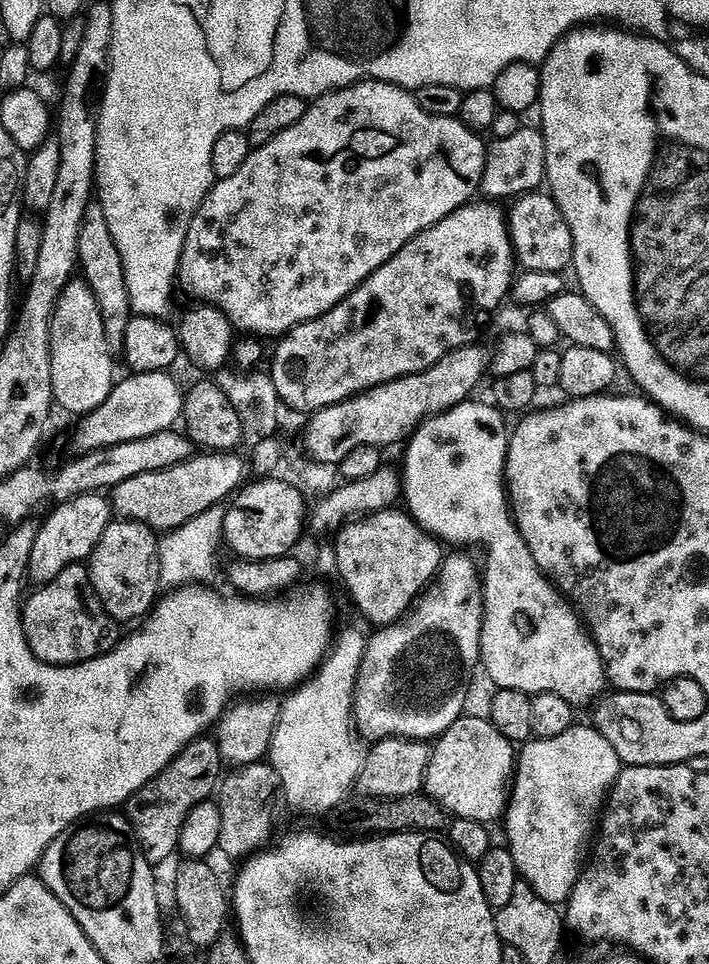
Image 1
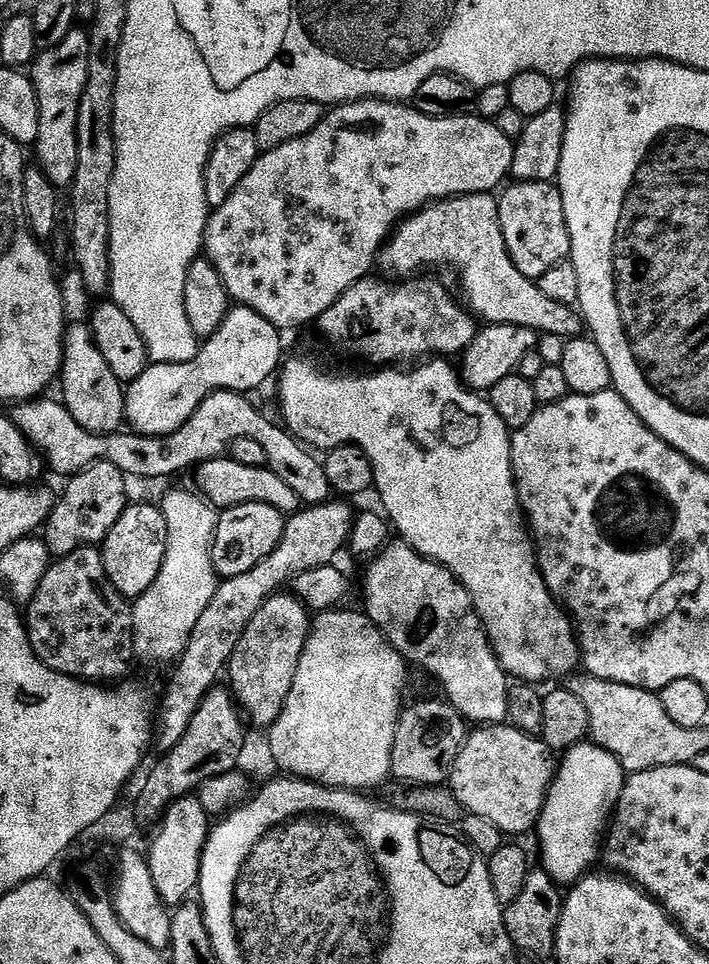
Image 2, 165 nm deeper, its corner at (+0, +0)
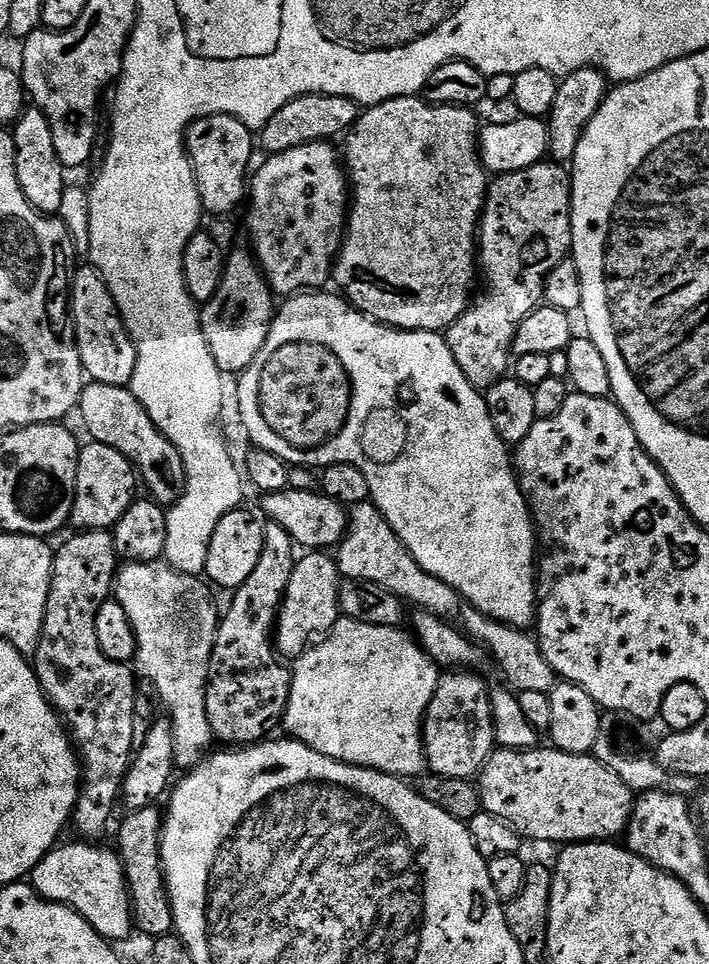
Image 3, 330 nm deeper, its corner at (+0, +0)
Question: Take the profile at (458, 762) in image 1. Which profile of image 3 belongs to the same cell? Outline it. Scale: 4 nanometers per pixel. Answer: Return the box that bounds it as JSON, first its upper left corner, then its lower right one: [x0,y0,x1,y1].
[478,746,634,846]

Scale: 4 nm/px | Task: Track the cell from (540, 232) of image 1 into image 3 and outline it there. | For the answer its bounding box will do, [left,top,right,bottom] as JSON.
[446,162,572,390]

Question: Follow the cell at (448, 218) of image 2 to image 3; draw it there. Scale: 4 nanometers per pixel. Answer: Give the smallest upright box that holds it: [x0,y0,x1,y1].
[334,95,490,333]

